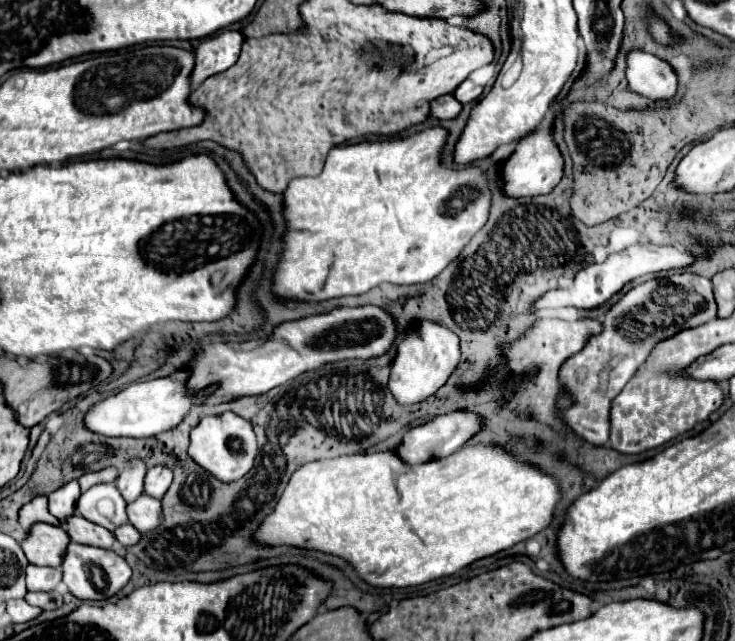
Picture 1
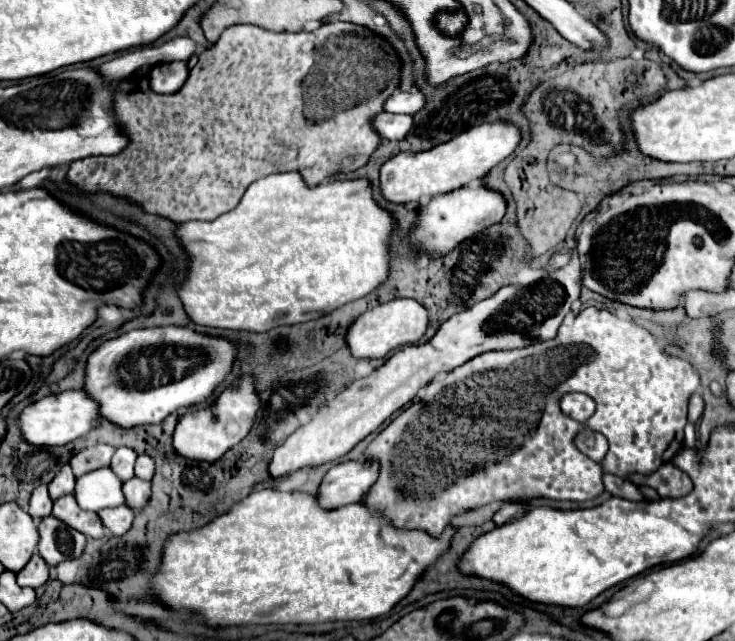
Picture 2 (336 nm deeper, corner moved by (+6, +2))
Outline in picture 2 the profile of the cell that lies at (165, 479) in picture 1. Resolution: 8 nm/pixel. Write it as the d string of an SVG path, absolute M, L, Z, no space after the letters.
M140 455L136 459L136 477L138 479L144 479L144 481L150 481L154 477L154 465L152 465L152 459L150 457Z

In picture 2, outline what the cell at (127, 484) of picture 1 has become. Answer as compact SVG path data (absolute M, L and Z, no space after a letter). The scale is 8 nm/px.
M120 447L120 449L116 449L116 453L112 457L110 469L118 475L120 481L128 481L134 477L134 461L136 461L136 453L132 449Z

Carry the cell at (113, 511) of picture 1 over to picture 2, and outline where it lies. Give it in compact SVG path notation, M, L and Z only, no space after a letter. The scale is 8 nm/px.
M110 467L96 469L96 473L86 473L84 477L78 477L74 497L84 511L94 513L106 507L124 505L122 481L110 471Z

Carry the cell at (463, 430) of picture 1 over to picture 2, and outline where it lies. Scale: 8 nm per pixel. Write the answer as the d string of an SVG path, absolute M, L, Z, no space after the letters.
M358 459L334 465L322 479L322 485L316 493L320 505L324 509L332 509L348 505L352 501L360 501L376 483L378 473L380 465L376 465L376 461L372 459Z

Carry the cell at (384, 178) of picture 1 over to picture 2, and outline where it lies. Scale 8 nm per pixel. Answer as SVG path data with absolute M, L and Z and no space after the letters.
M288 171L288 173L274 173L264 179L258 179L250 185L250 189L244 193L240 205L224 215L220 215L214 221L186 221L178 225L176 235L180 237L182 245L188 249L192 255L192 265L190 265L190 275L184 281L180 289L180 299L184 303L186 313L190 315L192 321L206 325L206 327L222 327L222 329L248 329L248 331L268 331L278 325L294 325L294 323L304 323L312 321L316 317L322 317L324 313L330 313L350 301L356 301L360 297L366 297L370 291L378 289L382 283L388 281L390 277L390 241L394 231L398 229L398 221L394 213L382 209L374 195L372 195L372 183L368 179L328 179L322 181L320 185L304 185L306 181L302 179L300 173Z

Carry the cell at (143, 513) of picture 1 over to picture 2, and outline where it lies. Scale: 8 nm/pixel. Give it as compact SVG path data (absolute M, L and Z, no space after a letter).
M134 477L124 483L122 491L126 497L126 505L132 511L142 511L148 505L148 499L150 499L150 483L148 481L140 481L138 477Z

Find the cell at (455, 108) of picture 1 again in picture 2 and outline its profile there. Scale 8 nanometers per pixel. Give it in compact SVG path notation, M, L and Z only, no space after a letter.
M384 111L376 117L376 127L380 127L380 135L384 139L402 141L414 129L414 115L394 115Z

